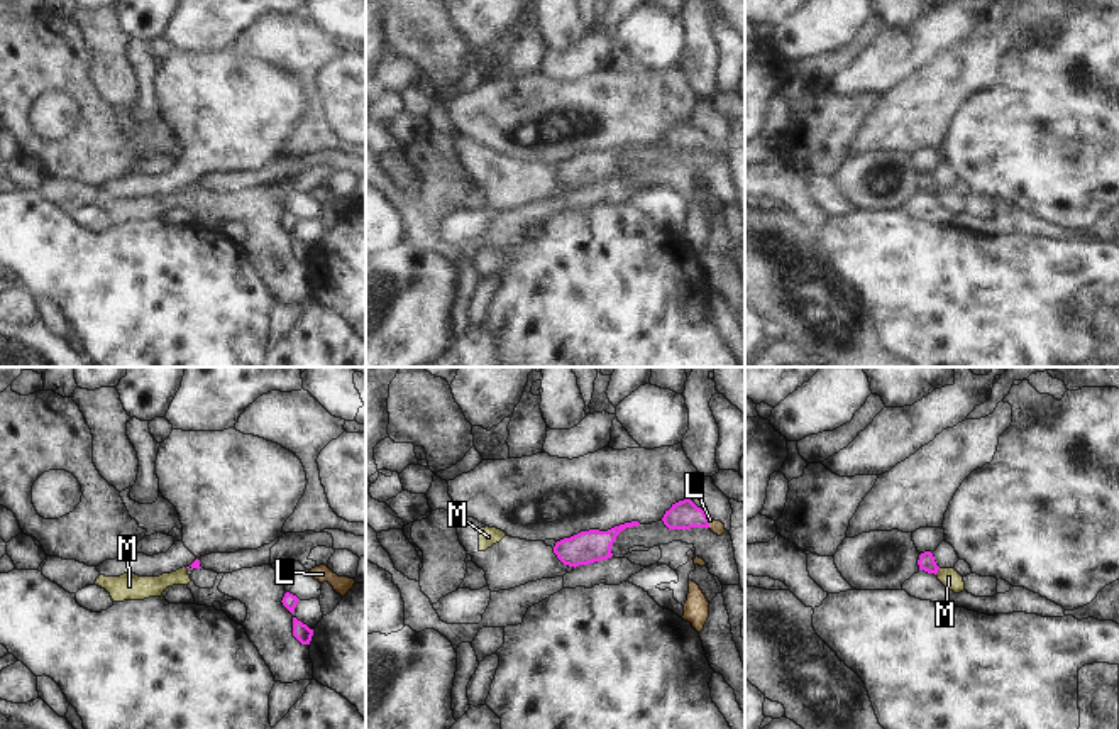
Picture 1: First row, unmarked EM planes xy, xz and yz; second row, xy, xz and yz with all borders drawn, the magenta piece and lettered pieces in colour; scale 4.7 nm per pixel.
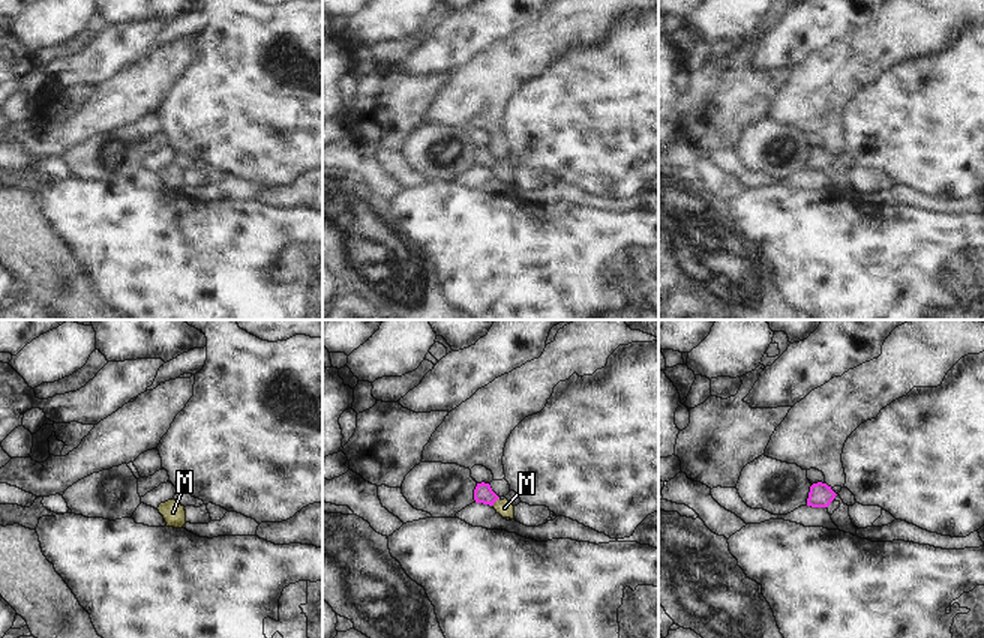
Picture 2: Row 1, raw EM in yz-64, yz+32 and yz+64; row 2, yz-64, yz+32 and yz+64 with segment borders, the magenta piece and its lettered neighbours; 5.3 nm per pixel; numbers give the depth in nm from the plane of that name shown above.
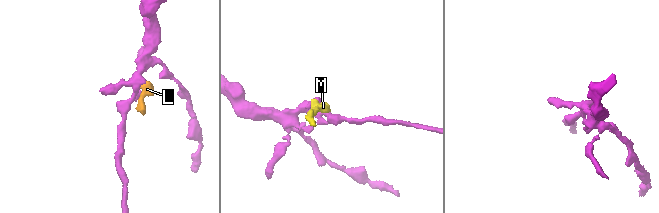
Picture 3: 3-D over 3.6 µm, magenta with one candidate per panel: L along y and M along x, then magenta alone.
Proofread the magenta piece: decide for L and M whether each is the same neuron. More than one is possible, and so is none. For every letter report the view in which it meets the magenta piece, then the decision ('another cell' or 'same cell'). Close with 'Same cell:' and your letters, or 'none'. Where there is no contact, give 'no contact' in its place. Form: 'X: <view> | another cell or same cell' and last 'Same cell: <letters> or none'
L: xz | same cell
M: yz | another cell
Same cell: L

